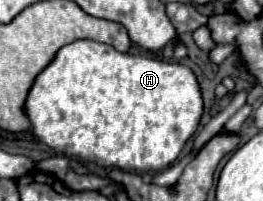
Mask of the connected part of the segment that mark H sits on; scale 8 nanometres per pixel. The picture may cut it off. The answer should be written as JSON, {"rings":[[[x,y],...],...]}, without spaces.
{"rings":[[[75,40],[59,48],[55,58],[37,74],[25,100],[25,112],[32,134],[55,152],[121,170],[161,170],[177,160],[185,142],[197,130],[203,98],[195,74],[183,64],[119,52],[95,40]]]}

